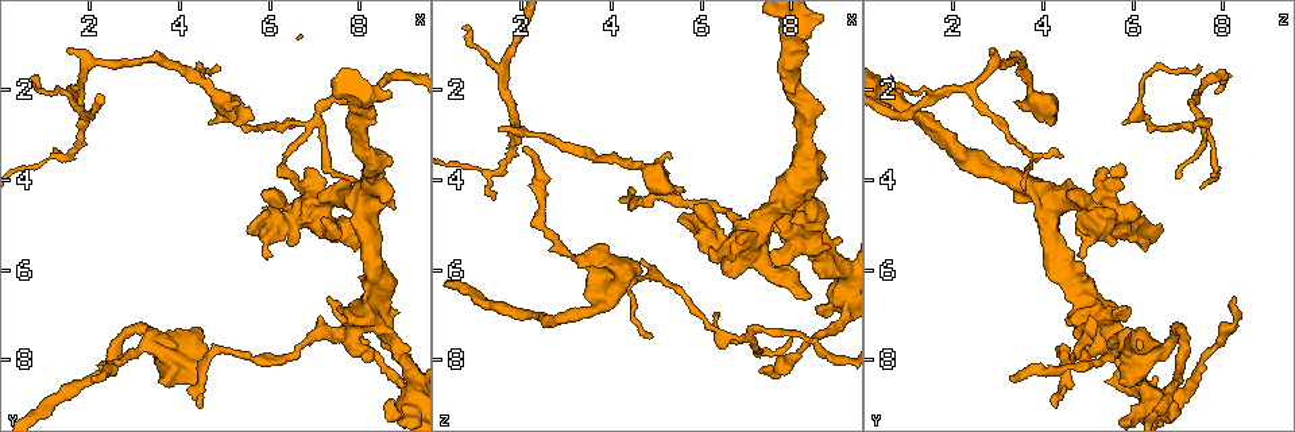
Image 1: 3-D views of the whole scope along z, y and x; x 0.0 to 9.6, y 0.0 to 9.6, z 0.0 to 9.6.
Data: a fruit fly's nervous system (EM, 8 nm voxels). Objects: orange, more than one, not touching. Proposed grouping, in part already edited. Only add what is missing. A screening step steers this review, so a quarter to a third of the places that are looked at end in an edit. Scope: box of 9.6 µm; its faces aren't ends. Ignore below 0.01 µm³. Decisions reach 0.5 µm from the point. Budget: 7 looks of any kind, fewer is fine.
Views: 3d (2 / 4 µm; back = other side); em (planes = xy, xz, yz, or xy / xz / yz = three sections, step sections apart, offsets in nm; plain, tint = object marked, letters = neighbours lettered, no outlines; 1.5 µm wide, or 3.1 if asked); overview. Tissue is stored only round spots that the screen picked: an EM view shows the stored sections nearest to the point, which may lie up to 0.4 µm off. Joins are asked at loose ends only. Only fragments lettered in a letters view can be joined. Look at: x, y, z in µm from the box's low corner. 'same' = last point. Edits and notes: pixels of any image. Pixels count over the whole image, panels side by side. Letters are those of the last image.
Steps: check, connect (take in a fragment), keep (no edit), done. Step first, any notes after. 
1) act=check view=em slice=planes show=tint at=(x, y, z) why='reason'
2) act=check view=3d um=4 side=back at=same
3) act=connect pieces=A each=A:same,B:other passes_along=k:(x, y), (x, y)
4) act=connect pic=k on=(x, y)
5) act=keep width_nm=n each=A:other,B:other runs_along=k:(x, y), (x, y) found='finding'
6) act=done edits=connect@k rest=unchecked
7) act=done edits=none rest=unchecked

act=check view=em slice=planes show=letters at=(1.40, 3.50, 4.45) why='an open end'

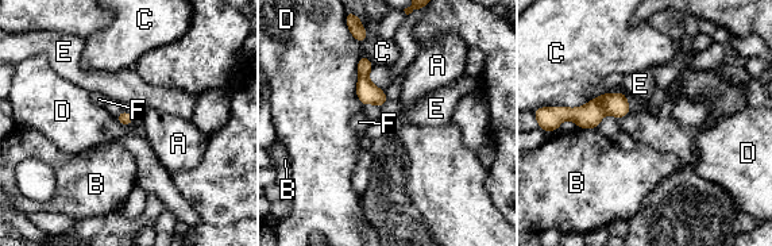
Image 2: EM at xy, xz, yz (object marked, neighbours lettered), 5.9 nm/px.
act=keep each=A:other,B:other,C:other,D:other,E:other,F:other border=2:(359, 57), (356, 97), (363, 106) found='no lettered fragment goes on from it'

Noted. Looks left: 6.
act=check view=em slice=planes show=letters at=(1.45, 1.10, 2.80)

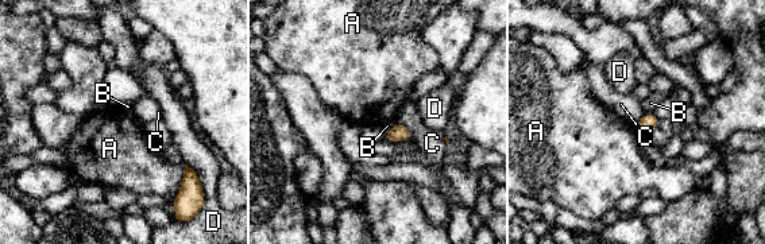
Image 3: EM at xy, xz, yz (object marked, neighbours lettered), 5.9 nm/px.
act=keep longest_contact=A:180nm each=A:other,B:other,C:other,D:other border=3:(185, 165), (181, 188), (177, 193) found='no lettered fragment goes on from it'

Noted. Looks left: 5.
act=check view=em slice=xz step=4 show=letters at=(2.05, 8.55, 3.30)

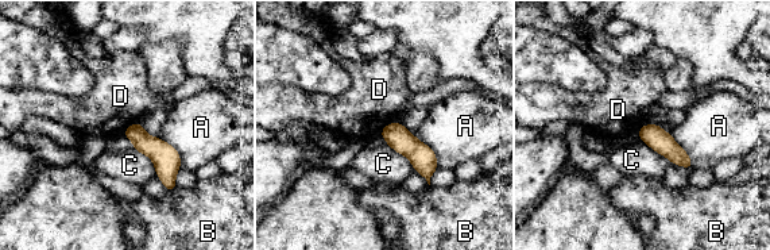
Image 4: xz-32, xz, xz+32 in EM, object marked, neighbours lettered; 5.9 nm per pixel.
act=keep each=A:other,B:other,C:other,D:other border=4:(134, 147), (153, 162), (157, 174) found='no lettered fragment goes on from it'

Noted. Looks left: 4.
act=done edits=none rest=unchecked

